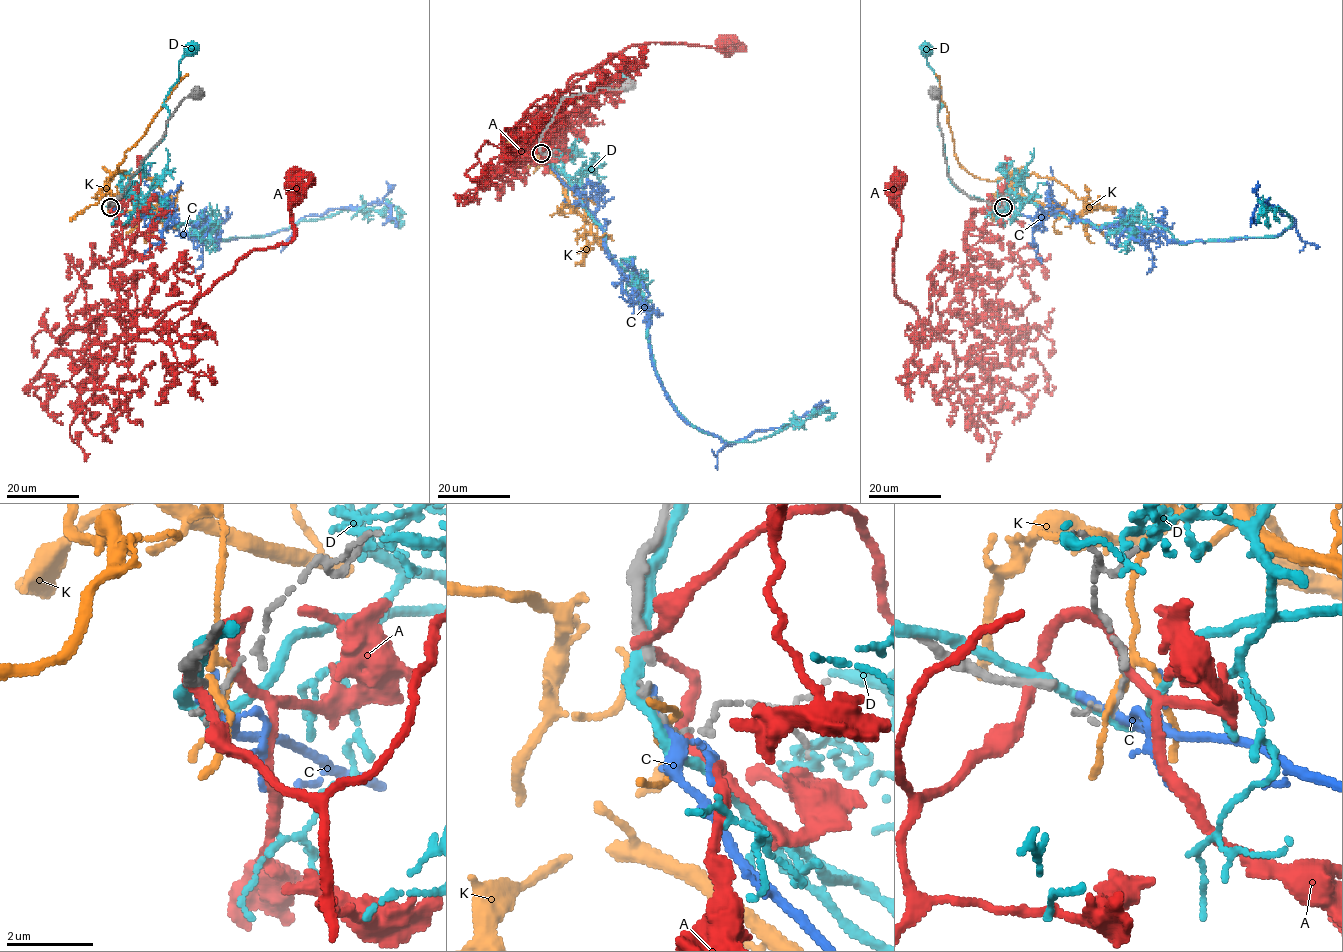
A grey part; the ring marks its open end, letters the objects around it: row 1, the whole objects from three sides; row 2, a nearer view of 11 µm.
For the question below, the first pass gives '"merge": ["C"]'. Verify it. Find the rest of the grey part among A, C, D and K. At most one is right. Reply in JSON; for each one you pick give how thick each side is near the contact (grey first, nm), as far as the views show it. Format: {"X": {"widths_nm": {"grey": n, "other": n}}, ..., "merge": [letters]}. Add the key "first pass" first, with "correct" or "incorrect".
{"first pass": "correct", "C": {"widths_nm": {"grey": 120, "other": 190}}, "merge": ["C"]}

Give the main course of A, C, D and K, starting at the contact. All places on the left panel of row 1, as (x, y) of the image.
A: (112, 204), (124, 255), (110, 279), (135, 325), (152, 329), (239, 259), (287, 244), (294, 187)
C: (110, 208), (132, 217), (161, 209), (174, 228), (215, 231), (217, 242), (374, 201), (389, 207), (395, 226)
D: (109, 208), (164, 138), (169, 116), (164, 100), (178, 78), (180, 60), (194, 50)
K: (110, 207), (109, 179), (122, 171), (150, 179), (165, 199), (175, 198), (165, 210), (144, 210)

